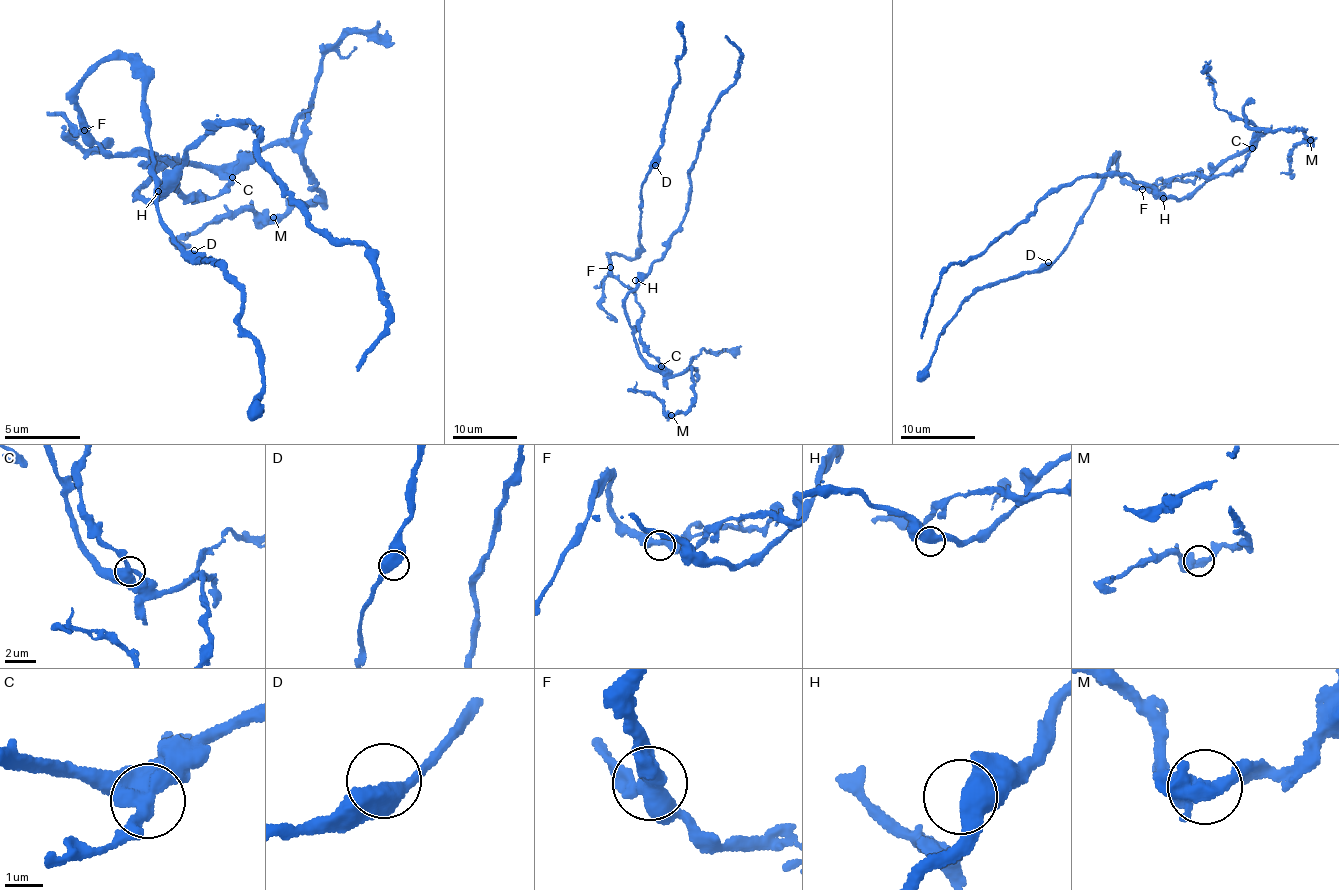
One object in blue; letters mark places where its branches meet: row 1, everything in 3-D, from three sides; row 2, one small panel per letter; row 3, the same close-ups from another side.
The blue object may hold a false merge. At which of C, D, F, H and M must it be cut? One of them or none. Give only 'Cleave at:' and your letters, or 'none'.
Cleave at: C

